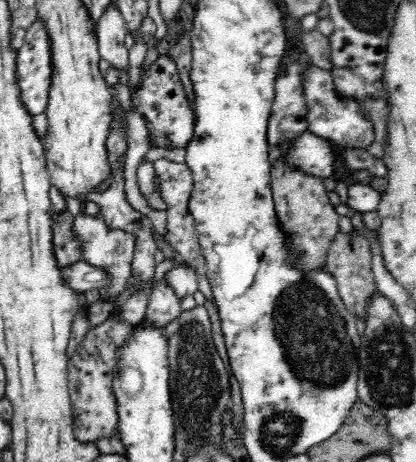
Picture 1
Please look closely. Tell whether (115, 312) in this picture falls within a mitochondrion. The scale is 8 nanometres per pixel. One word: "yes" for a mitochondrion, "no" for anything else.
no

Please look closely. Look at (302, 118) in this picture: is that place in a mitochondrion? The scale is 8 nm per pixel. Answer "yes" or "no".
no

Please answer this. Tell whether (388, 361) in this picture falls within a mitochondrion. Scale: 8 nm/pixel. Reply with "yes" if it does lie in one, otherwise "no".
yes

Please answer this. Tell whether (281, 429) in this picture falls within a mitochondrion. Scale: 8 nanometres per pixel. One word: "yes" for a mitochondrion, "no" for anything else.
yes

